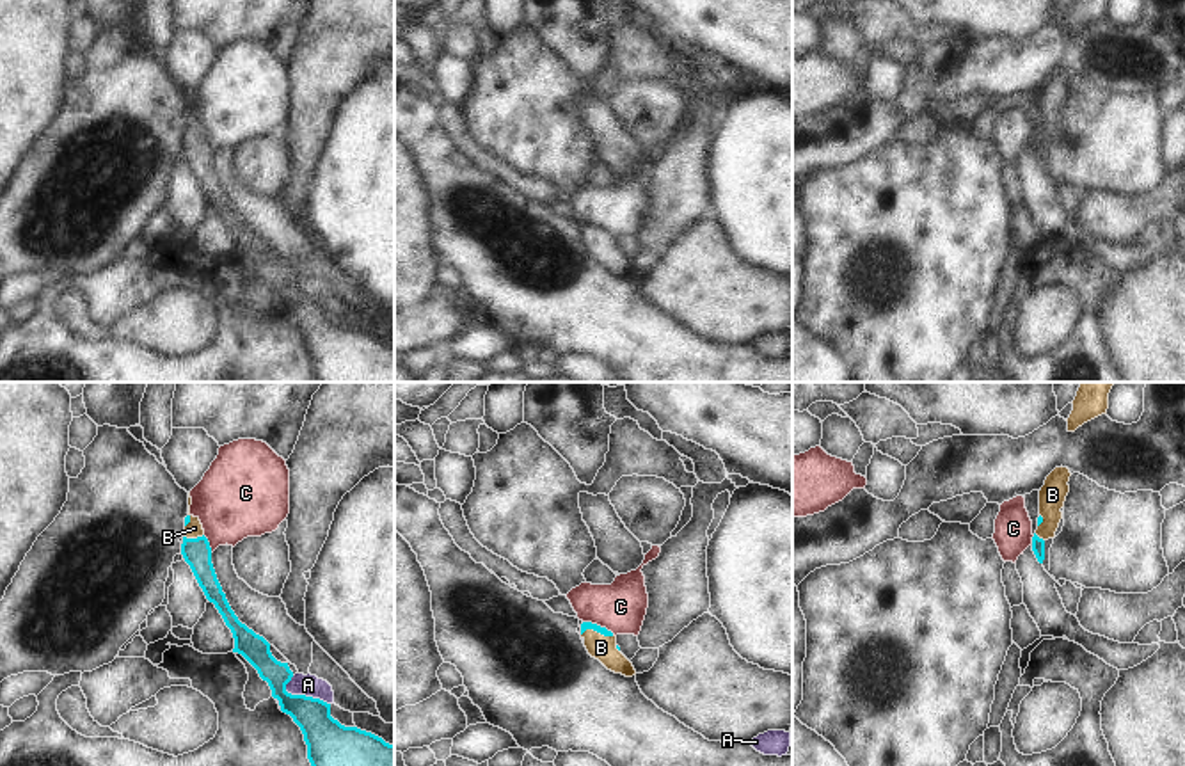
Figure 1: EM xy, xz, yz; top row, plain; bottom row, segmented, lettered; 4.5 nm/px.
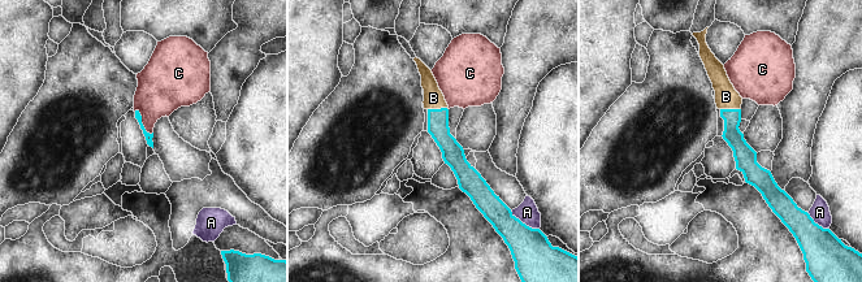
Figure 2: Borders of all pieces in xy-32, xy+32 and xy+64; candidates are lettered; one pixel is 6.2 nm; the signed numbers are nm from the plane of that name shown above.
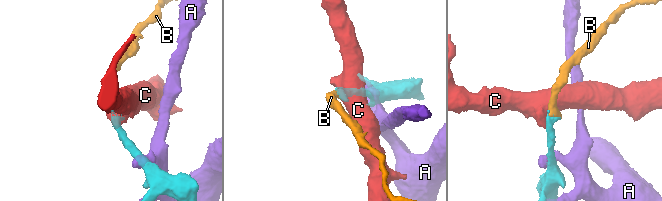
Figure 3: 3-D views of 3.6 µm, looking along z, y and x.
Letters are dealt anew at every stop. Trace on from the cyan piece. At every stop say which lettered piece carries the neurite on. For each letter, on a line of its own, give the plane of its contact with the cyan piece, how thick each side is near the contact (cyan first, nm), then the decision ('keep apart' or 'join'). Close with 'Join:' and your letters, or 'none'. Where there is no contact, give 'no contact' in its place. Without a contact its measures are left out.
A: xy | 200/100 nm | keep apart
B: xz | 40/120 nm | join
C: xz | 40/220 nm | keep apart
Join: B

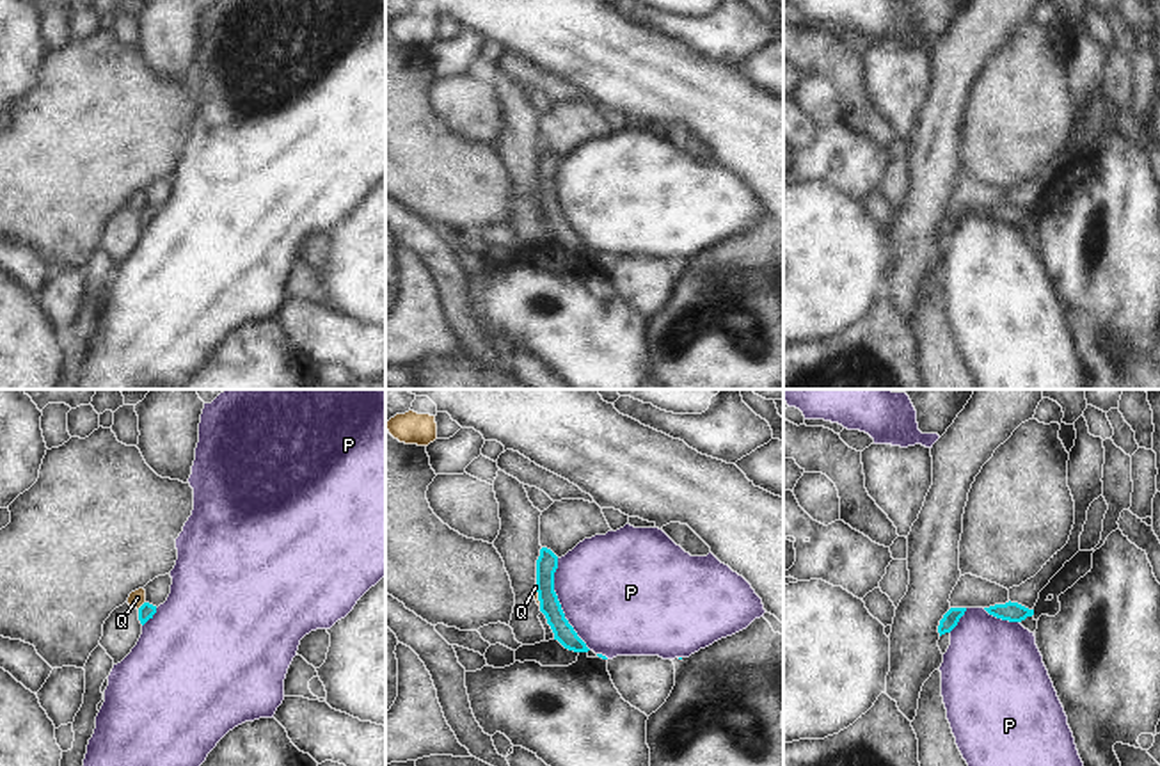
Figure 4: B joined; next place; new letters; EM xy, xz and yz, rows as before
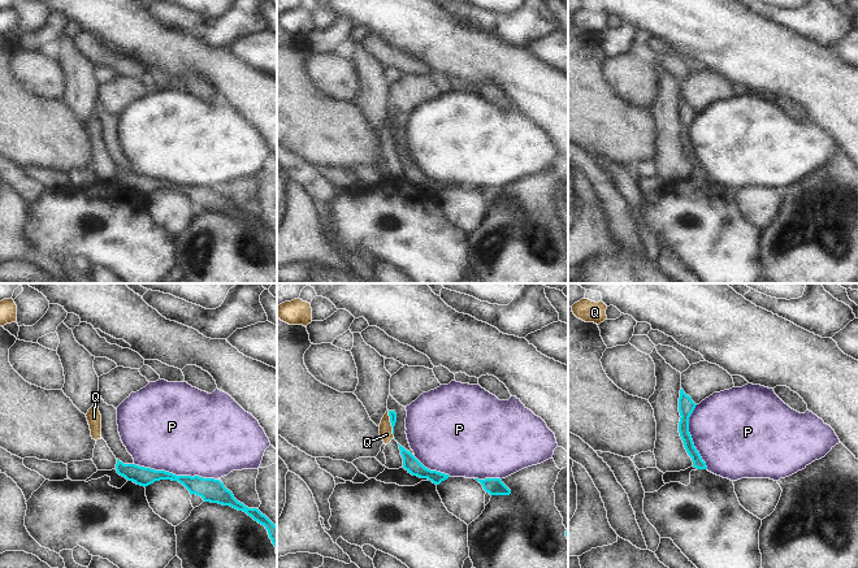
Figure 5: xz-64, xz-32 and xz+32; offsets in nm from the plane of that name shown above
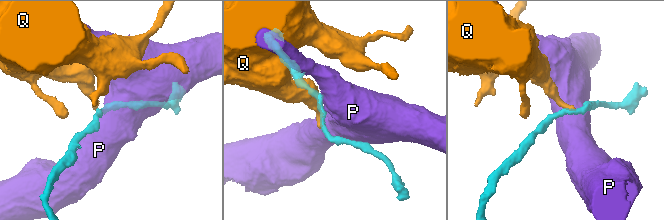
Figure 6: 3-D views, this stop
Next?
P: xz | 100/500 nm | keep apart
Q: xy | 70/70 nm | keep apart
Join: none

